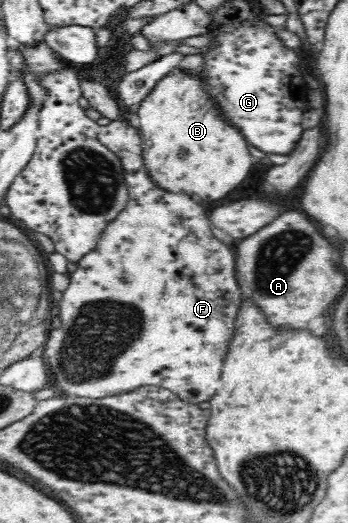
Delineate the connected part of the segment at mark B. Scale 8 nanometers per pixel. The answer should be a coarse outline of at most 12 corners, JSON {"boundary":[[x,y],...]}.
{"boundary":[[179,68],[135,114],[148,174],[200,203],[256,162],[242,132]]}

